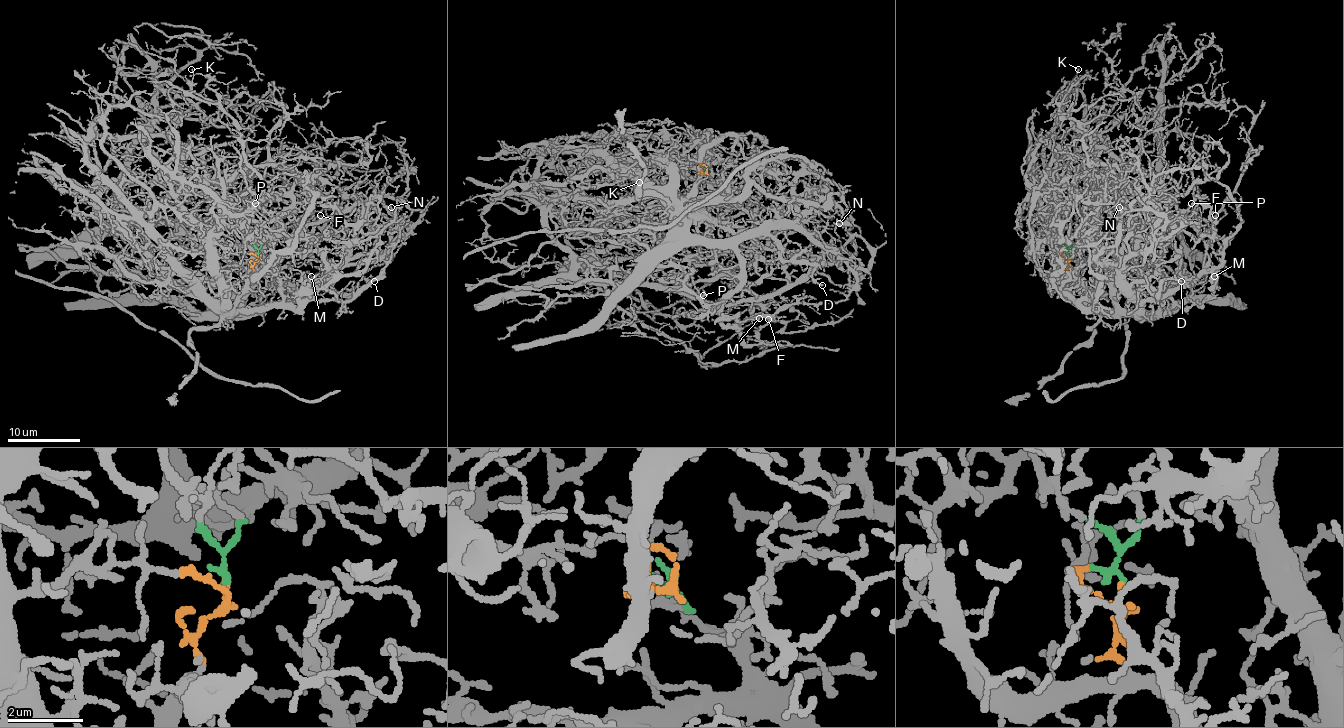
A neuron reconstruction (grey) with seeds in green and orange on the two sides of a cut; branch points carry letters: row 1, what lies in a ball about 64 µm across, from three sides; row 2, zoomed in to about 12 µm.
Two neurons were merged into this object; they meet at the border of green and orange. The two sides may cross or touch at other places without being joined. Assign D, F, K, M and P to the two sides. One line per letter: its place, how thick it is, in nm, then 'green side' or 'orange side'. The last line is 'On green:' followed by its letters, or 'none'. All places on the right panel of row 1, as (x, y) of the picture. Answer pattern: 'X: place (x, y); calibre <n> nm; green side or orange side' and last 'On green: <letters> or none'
D: place (1181, 281); calibre 160 nm; orange side
F: place (1215, 215); calibre 150 nm; orange side
K: place (1078, 69); calibre 130 nm; green side
M: place (1214, 276); calibre 170 nm; orange side
P: place (1191, 203); calibre 170 nm; orange side
On green: K

